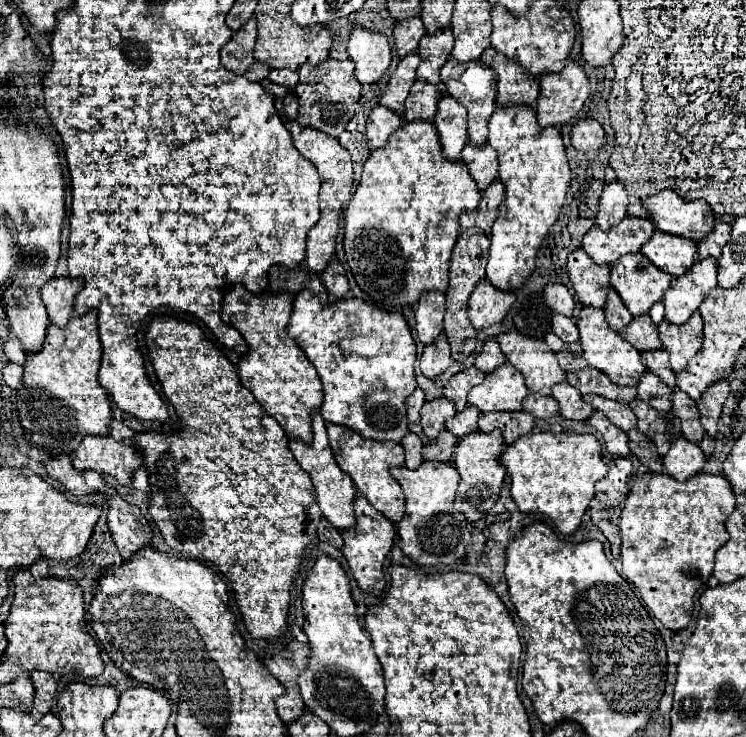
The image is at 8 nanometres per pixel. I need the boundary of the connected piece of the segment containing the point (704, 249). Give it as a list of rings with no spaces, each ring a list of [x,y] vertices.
[[[716,221],[714,229],[698,243],[698,259],[706,259],[706,257],[714,257],[718,259],[722,253],[724,243],[728,241],[728,233],[730,233],[730,225],[724,221]]]

